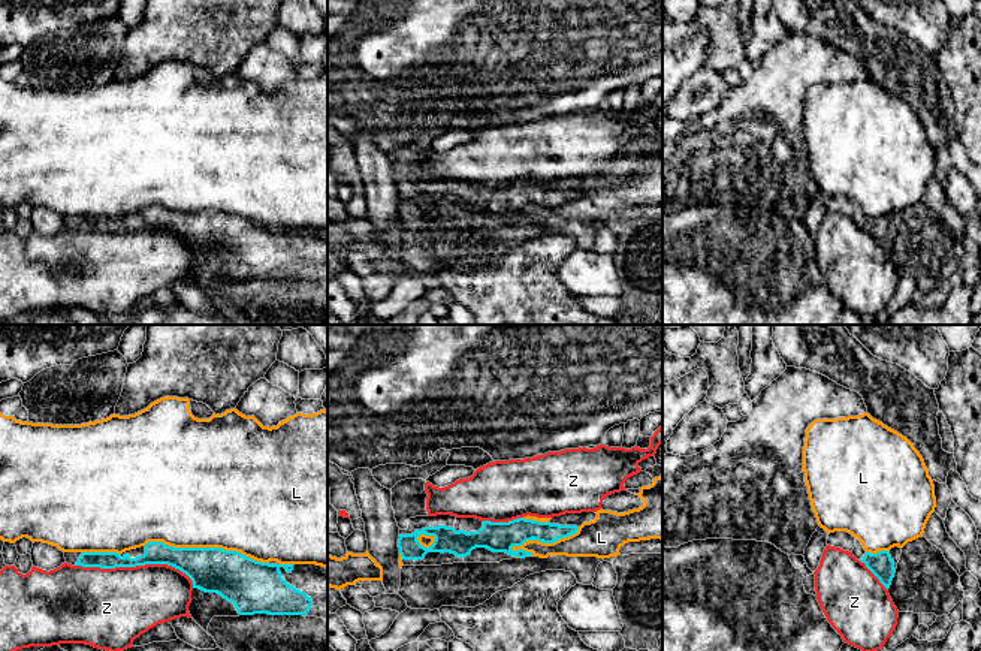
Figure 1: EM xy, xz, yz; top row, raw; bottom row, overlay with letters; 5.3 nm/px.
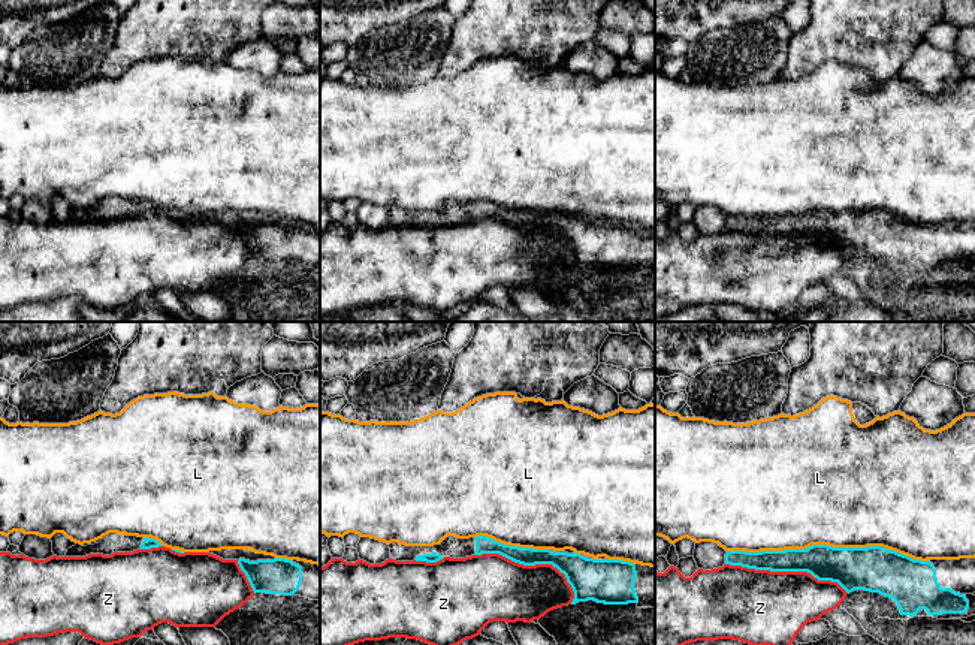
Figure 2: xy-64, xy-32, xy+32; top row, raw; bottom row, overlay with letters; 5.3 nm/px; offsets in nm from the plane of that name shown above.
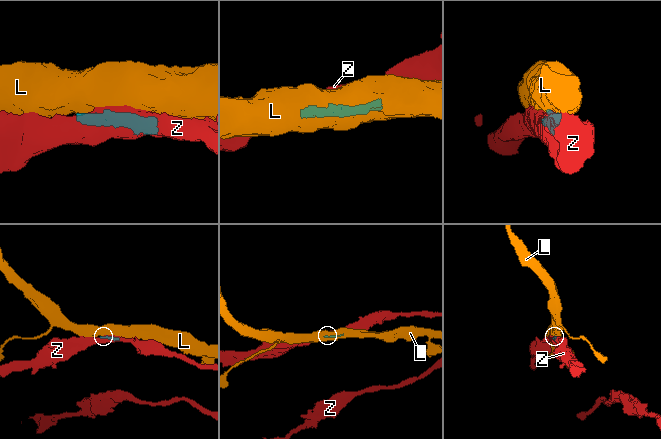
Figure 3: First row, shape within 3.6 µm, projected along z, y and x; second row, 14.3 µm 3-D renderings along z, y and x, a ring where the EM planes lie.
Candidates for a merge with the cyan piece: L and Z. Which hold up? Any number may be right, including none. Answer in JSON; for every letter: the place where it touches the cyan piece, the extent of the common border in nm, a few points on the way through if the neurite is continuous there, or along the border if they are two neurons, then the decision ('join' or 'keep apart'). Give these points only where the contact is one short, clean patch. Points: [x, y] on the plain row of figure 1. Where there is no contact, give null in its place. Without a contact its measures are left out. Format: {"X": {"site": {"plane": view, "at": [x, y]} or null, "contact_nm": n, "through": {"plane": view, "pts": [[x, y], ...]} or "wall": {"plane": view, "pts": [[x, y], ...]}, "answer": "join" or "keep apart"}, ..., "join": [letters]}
{"L": {"site": {"plane": "xy", "at": [207, 213]}, "contact_nm": 700, "answer": "keep apart"}, "Z": {"site": {"plane": "xy", "at": [138, 229]}, "contact_nm": 650, "answer": "keep apart"}, "join": []}

